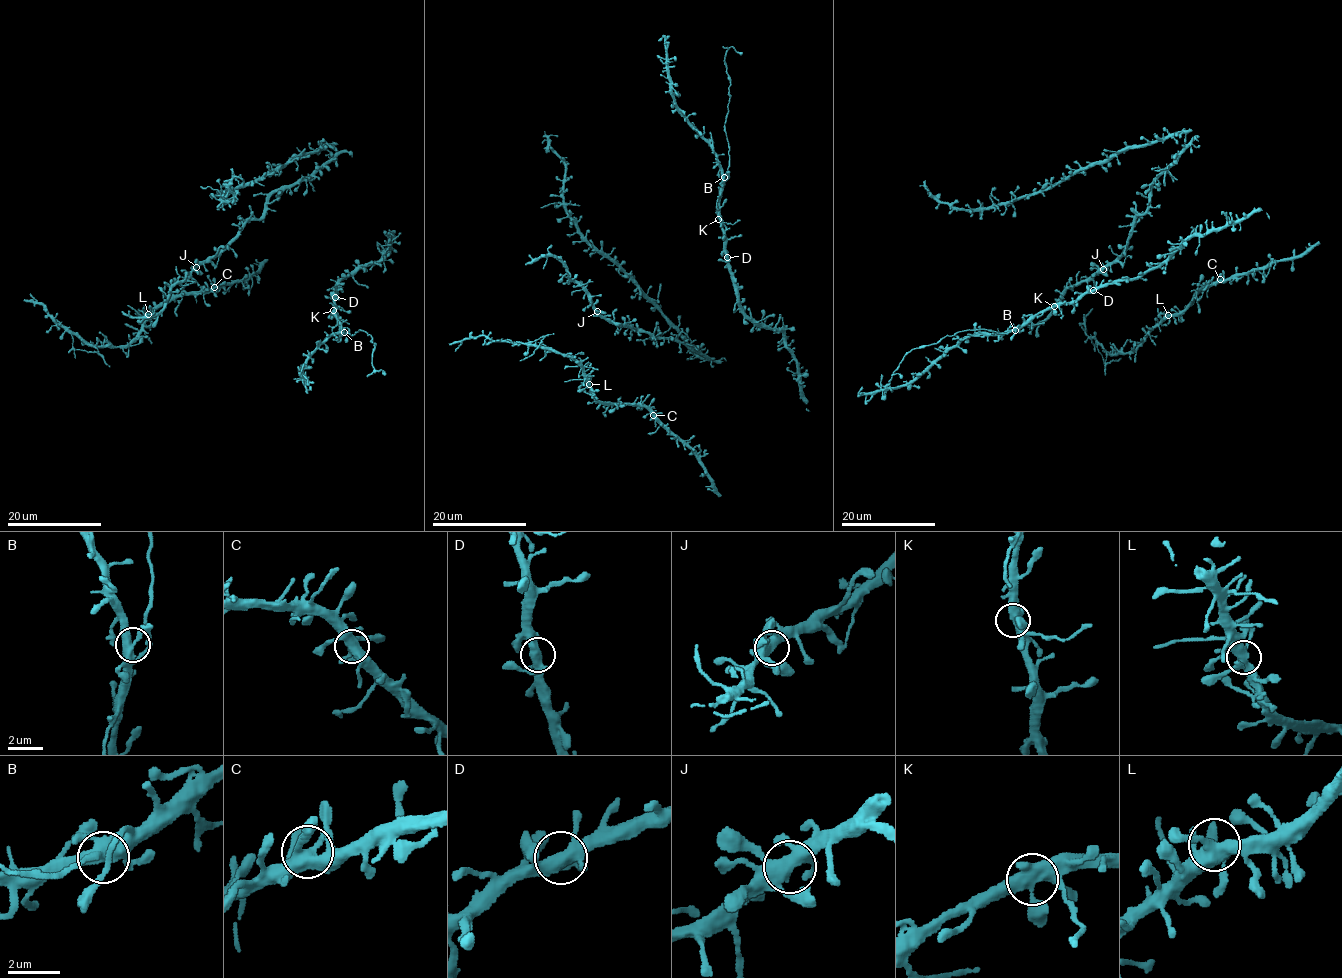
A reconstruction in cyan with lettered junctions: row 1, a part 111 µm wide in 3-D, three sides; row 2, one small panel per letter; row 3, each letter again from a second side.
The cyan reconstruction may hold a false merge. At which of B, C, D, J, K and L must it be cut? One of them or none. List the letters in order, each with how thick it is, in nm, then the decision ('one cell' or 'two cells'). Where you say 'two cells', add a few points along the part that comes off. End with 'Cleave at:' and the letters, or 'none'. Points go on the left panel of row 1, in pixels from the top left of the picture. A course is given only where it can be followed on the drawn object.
B: 440 nm thick; two cells; foreign part runs (344, 332), (351, 335), (363, 330), (370, 335), (371, 342), (376, 343), (371, 356), (373, 368), (385, 374)
C: 420 nm thick; one cell
D: 400 nm thick; one cell
J: 440 nm thick; one cell
K: 440 nm thick; one cell
L: 440 nm thick; one cell
Cleave at: B

